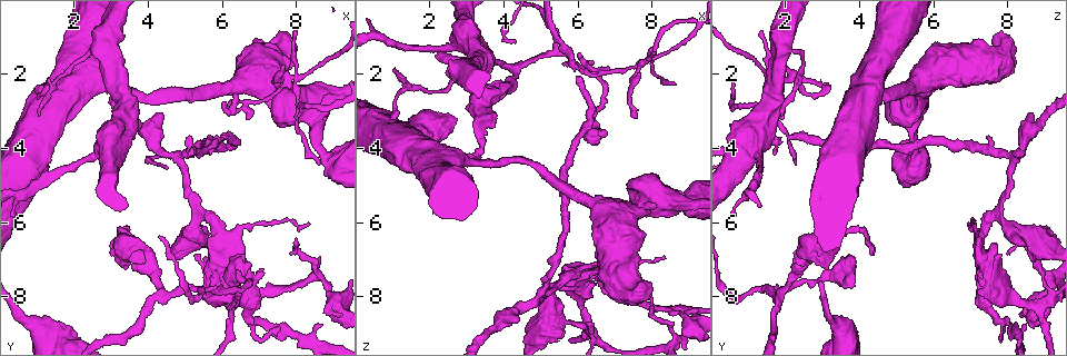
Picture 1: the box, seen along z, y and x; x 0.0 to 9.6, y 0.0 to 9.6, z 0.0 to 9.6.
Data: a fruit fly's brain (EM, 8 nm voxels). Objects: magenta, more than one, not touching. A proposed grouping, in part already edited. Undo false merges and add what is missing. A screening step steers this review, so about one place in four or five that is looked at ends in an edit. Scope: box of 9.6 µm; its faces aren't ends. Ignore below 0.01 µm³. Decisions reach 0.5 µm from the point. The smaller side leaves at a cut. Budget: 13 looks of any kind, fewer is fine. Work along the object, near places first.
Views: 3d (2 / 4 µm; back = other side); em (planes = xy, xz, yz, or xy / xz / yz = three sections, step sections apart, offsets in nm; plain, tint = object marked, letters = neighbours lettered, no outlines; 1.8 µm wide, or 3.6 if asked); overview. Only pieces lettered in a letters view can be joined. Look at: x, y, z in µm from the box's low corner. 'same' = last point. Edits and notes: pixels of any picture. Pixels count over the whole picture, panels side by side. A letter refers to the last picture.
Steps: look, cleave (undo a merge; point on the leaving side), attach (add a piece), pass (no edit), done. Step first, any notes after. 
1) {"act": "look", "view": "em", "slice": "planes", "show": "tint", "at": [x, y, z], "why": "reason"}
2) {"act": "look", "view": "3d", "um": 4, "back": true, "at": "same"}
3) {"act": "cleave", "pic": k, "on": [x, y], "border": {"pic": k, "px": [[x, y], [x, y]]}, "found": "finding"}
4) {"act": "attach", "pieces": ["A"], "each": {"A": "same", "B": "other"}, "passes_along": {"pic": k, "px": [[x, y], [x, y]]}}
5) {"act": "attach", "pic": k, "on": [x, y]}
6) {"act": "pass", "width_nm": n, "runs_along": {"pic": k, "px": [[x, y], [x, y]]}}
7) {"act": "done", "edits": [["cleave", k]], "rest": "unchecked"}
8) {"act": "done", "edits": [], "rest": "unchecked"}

{"act": "look", "view": "3d", "um": 4, "at": [5.40, 7.75, 1.35], "why": "three arms meet"}

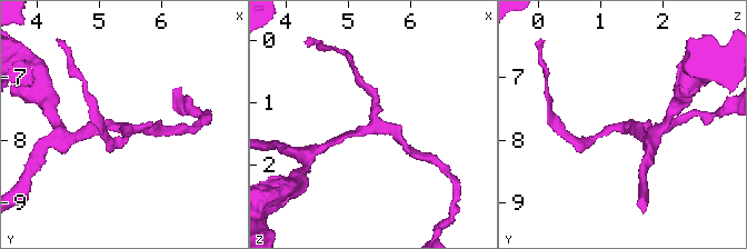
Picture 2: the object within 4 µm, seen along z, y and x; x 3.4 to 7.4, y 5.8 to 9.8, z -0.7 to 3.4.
{"act": "look", "view": "em", "slice": "planes", "show": "letters", "at": [5.40, 7.80, 1.40], "arms": 3}

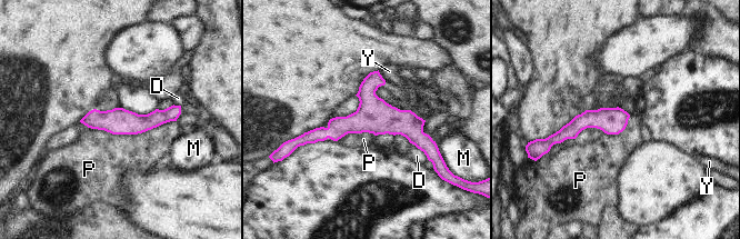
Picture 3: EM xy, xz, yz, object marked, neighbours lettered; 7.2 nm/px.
{"act": "pass", "width_nm": 190, "each": {"D": "other", "M": "other", "P": "other", "Y": "other"}, "border": {"pic": 3, "px": [[176, 120], [137, 133], [91, 129]]}, "found": "all the same neuron"}

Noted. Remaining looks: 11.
{"act": "look", "view": "3d", "um": 4, "at": [1.00, 2.30, 3.15], "why": "thin end"}

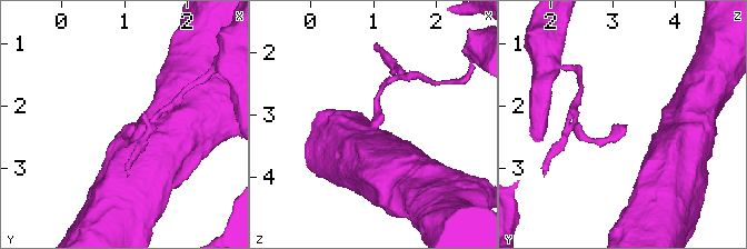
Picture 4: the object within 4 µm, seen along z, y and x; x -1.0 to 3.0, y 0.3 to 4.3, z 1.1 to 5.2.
{"act": "look", "view": "em", "slice": "xy", "step": 4, "show": "tint", "at": [1.00, 2.30, 3.20]}

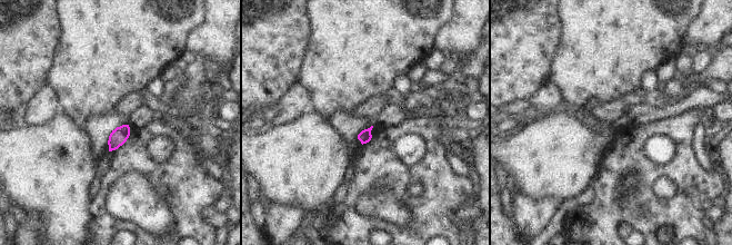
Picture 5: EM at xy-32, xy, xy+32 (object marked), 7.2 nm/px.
{"act": "look", "view": "em", "slice": "planes", "show": "letters", "at": "same", "why": "another direction"}

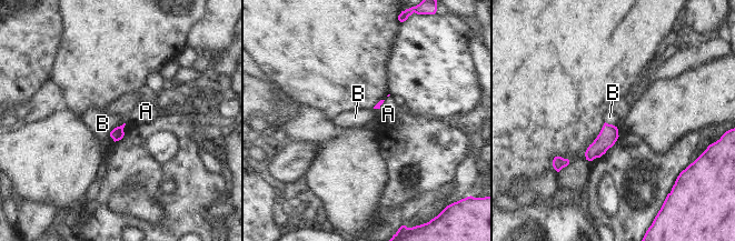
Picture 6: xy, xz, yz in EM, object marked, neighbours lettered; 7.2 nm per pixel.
{"act": "pass", "each": {"A": "other", "B": "other"}, "border": {"pic": 6, "px": [[125, 122], [117, 126], [109, 133]]}, "found": "no lettered piece goes on from it"}

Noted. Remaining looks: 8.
{"act": "look", "view": "3d", "um": 4, "at": [6.05, 3.75, 1.90], "why": "free end"}

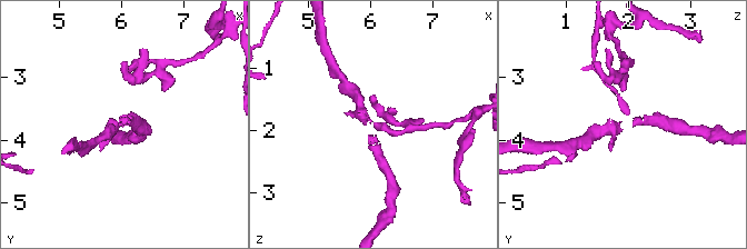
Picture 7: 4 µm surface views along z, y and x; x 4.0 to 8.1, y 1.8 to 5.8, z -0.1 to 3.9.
{"act": "look", "view": "em", "slice": "planes", "show": "letters", "at": [6.05, 3.70, 1.85], "why": "now the EM"}

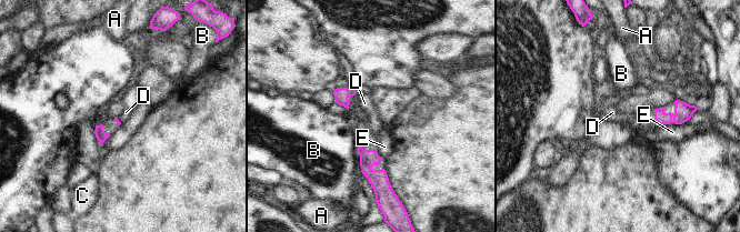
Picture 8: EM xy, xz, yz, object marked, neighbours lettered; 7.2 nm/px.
{"act": "pass", "each": {"A": "other", "B": "other", "C": "other", "D": "other", "E": "other"}, "border": {"pic": 8, "px": [[354, 90], [356, 94]]}, "found": "none of them fits"}

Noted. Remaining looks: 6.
{"act": "look", "view": "em", "slice": "planes", "show": "tint", "at": [8.65, 4.45, 2.25]}

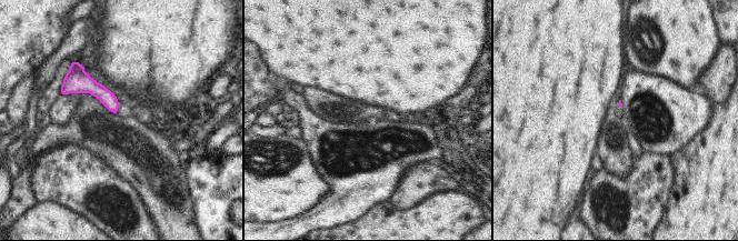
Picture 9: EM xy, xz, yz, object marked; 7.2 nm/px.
{"act": "look", "view": "em", "slice": "planes", "show": "letters", "at": "same"}

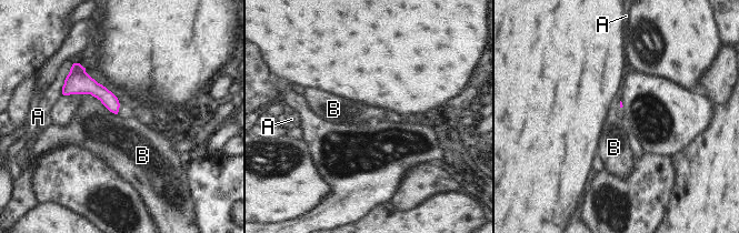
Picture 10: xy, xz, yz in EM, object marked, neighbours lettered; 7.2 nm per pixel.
{"act": "pass", "longest_contact_nm": ["B", 280], "each": {"A": "other", "B": "other"}, "found": "no lettered piece goes on from it"}

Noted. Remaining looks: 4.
{"act": "look", "view": "em", "um": 3.6, "slice": "planes", "show": "letters", "at": [8.10, 2.05, 1.55], "why": "four-way junction"}

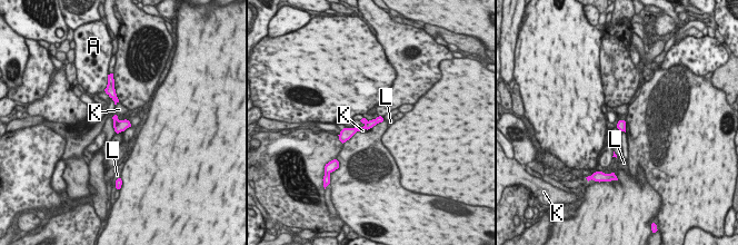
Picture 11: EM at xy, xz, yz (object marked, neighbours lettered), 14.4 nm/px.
{"act": "cleave", "pic": 11, "on": [115, 117], "each": {"A": "other", "K": "other", "L": "other"}, "border": {"pic": 11, "px": [[119, 120], [113, 127]]}, "found": "a second neuron is stuck on"}

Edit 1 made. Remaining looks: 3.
{"act": "done", "edits": [["cleave", 11]], "rest": "unchecked"}

